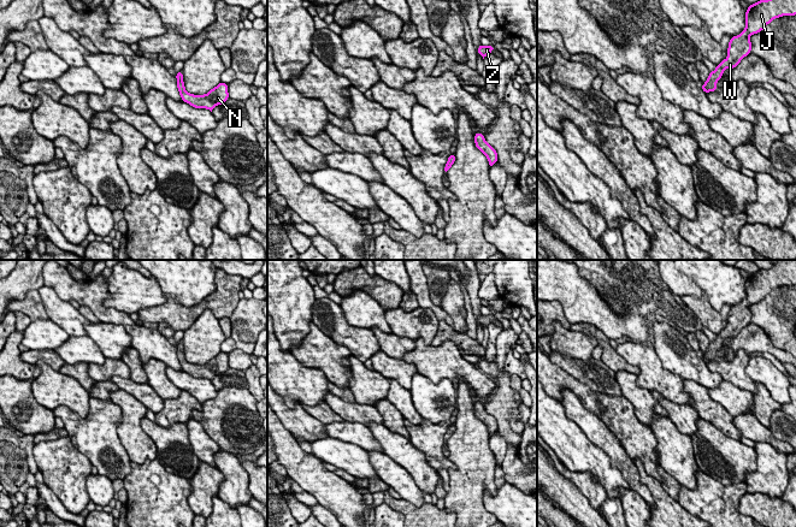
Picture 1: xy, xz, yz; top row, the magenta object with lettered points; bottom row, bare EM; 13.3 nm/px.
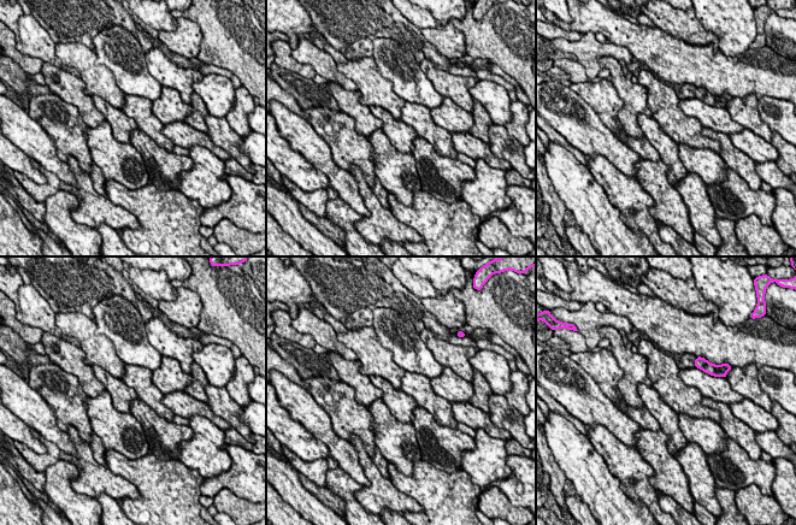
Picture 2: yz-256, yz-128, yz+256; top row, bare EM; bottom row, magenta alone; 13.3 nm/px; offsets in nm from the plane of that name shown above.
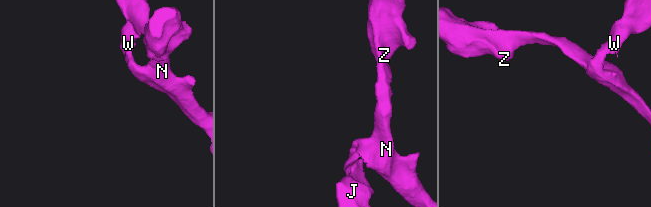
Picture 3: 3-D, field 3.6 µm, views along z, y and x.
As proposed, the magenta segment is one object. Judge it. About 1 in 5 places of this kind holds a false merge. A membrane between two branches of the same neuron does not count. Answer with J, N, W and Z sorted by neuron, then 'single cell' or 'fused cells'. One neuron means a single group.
J N W Z | single cell

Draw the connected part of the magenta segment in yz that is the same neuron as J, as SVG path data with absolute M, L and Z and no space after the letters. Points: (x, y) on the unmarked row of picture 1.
M779 260L773 267L768 270L759 270L750 274L745 282L745 297L737 304L731 307L727 318L726 327L717 334L713 342L709 342L702 360L717 360L717 351L723 347L725 338L735 338L741 330L750 324L751 312L749 306L757 303L765 298L773 289L783 285L796 284L796 260Z

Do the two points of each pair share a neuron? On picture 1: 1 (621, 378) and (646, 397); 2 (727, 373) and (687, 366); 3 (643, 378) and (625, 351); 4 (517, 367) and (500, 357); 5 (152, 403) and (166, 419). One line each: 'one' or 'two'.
1: one
2: two
3: one
4: two
5: two

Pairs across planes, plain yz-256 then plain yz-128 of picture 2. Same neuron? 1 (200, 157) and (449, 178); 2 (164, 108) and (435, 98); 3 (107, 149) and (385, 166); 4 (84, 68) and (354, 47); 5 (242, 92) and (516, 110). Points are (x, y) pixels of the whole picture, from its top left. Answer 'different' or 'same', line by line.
1: different
2: different
3: same
4: different
5: same

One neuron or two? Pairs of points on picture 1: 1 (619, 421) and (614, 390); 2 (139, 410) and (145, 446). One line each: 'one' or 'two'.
1: two
2: one

